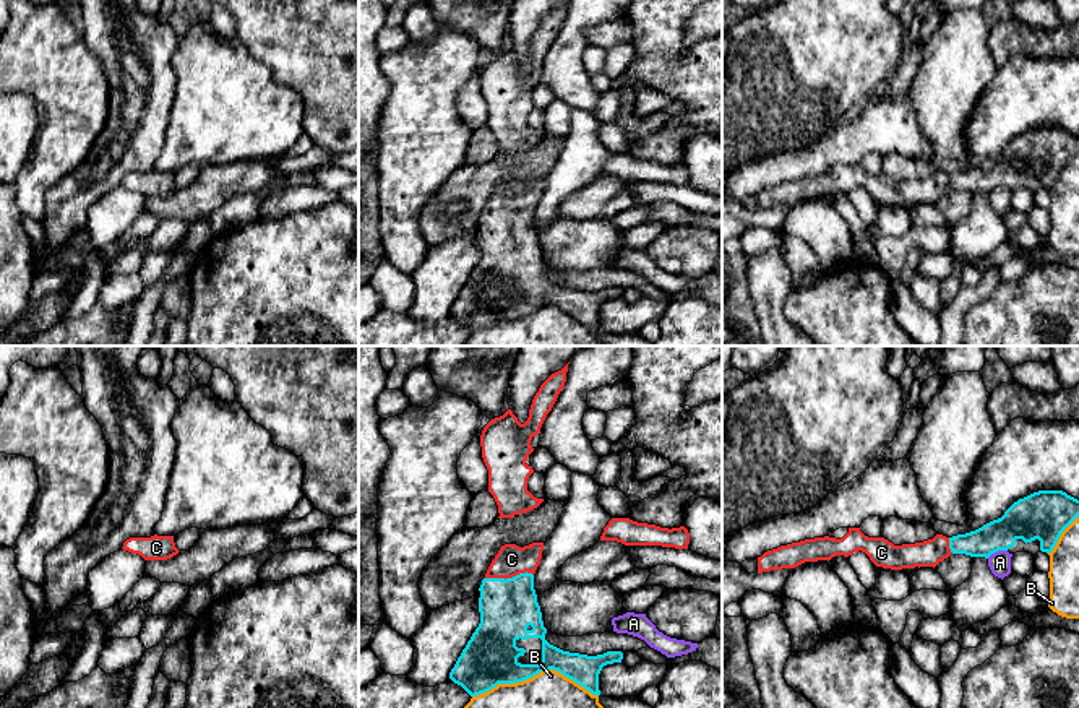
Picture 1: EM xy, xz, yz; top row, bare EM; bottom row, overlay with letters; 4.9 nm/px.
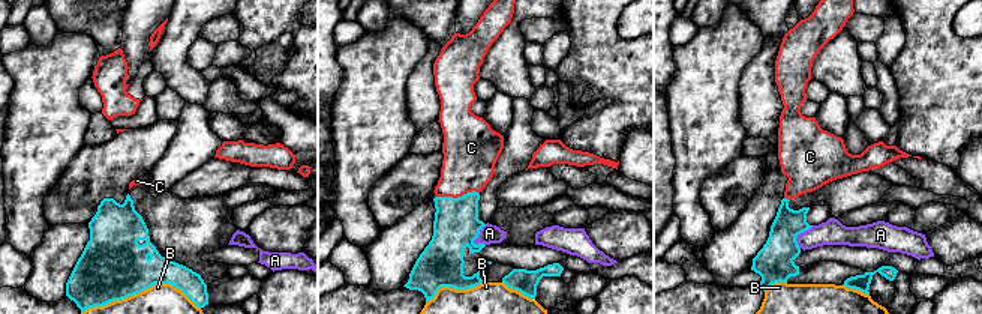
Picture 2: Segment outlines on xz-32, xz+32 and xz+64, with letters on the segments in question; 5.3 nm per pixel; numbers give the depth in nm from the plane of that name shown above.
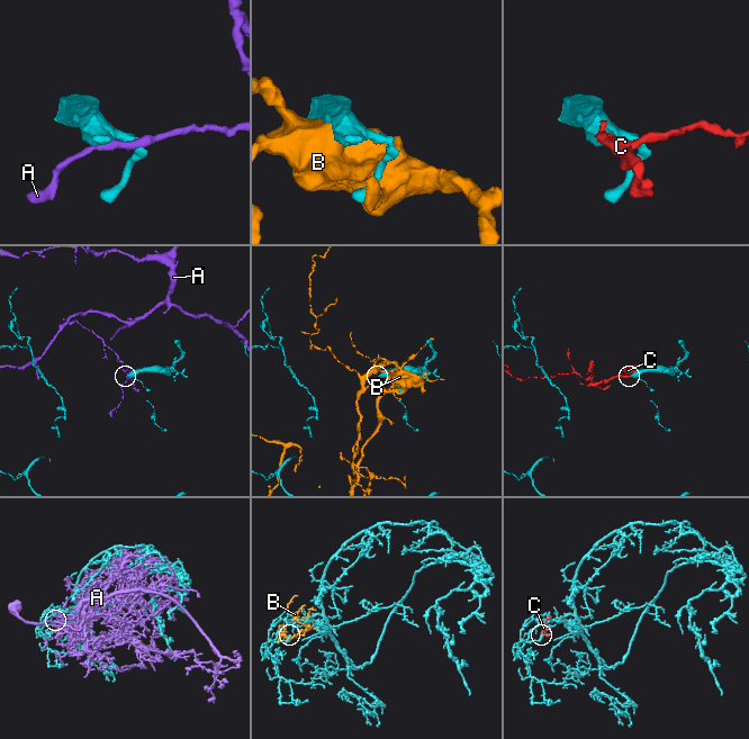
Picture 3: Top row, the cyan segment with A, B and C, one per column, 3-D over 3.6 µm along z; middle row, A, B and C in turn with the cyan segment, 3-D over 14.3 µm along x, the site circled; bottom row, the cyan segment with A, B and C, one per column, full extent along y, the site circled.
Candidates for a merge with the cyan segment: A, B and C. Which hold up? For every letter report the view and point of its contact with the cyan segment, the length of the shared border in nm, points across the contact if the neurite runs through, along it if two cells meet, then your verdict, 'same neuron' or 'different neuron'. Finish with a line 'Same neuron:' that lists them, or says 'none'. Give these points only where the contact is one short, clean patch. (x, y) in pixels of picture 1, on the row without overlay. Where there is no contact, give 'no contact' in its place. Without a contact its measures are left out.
A: meets cyan in yz at (997, 187); contact 110 nm long; different neuron
B: meets cyan in xz at (534, 310); contact 600 nm long; different neuron
C: meets cyan in xz at (508, 215); contact 240 nm long; runs through xz (507, 244), (508, 215), (511, 195); same neuron
Same neuron: C

